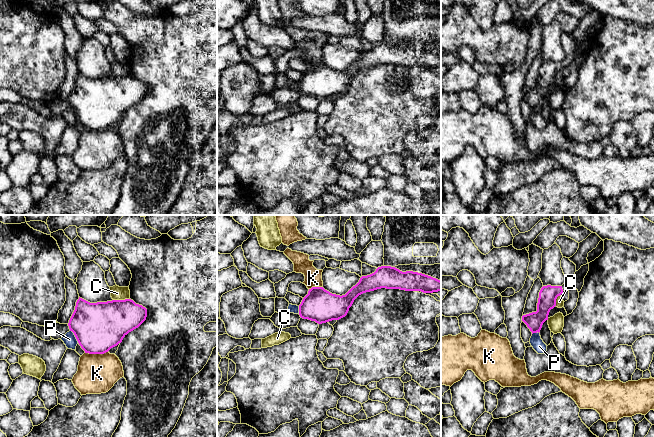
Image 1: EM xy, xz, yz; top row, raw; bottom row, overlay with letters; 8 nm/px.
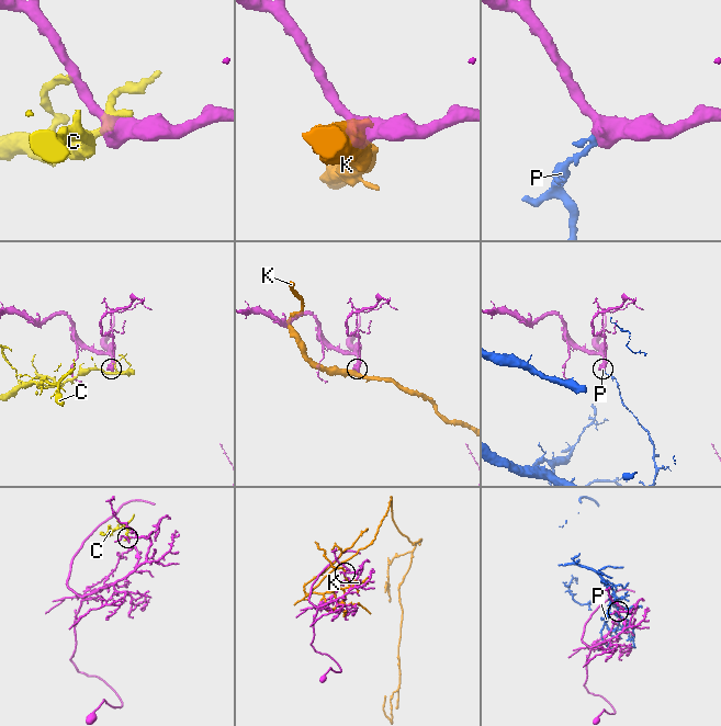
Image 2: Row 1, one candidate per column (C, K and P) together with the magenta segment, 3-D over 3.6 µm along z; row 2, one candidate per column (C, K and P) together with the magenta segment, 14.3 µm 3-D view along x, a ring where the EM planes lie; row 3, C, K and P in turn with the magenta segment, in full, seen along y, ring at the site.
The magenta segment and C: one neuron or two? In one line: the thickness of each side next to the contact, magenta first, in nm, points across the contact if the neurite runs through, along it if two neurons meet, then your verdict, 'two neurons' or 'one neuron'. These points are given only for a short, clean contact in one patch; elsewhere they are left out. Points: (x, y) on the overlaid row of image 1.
380 nm thick on the magenta side, 110 nm on the other; two neurons

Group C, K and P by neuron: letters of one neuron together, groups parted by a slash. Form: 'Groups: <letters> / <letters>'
Groups: C / K / P

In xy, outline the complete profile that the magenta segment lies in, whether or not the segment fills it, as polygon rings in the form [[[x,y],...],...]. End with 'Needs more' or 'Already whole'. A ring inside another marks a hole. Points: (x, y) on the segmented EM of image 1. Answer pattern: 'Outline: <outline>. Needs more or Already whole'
Outline: [[[79,297],[68,326],[85,353],[104,354],[121,343],[129,332],[146,320],[146,317],[147,309],[131,299],[90,303]]]. Already whole

